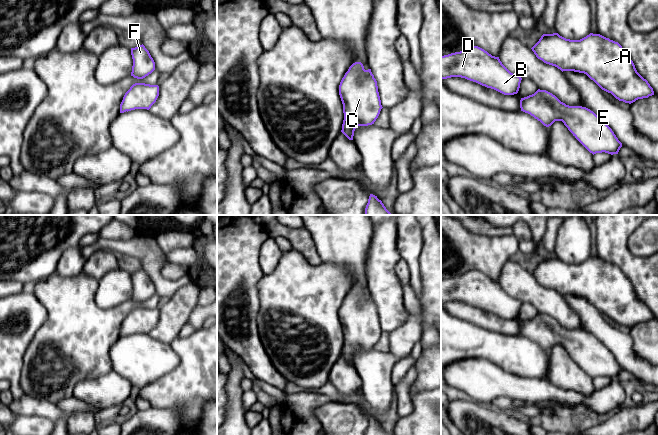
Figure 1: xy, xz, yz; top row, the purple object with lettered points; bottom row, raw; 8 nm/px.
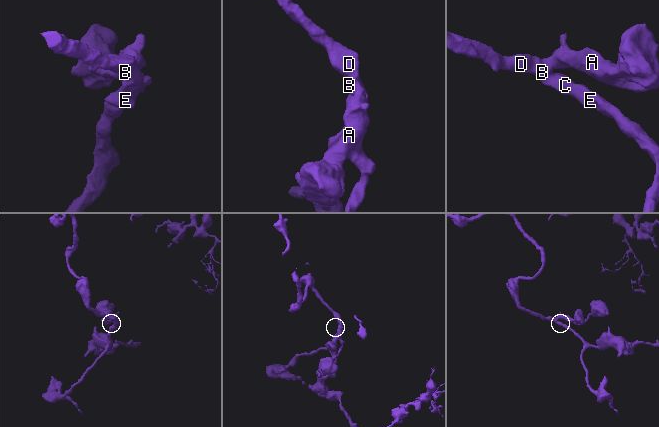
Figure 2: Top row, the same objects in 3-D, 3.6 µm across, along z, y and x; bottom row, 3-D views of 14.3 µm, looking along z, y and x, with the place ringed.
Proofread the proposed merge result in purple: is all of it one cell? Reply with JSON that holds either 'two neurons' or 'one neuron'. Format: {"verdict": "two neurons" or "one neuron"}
{"verdict": "one neuron"}

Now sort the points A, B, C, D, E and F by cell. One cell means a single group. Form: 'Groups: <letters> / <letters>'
Groups: A B C D E F

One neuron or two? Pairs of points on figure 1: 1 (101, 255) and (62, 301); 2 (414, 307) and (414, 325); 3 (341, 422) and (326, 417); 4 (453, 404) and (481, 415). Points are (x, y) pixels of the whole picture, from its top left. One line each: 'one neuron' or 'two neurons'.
1: two neurons
2: two neurons
3: one neuron
4: one neuron

